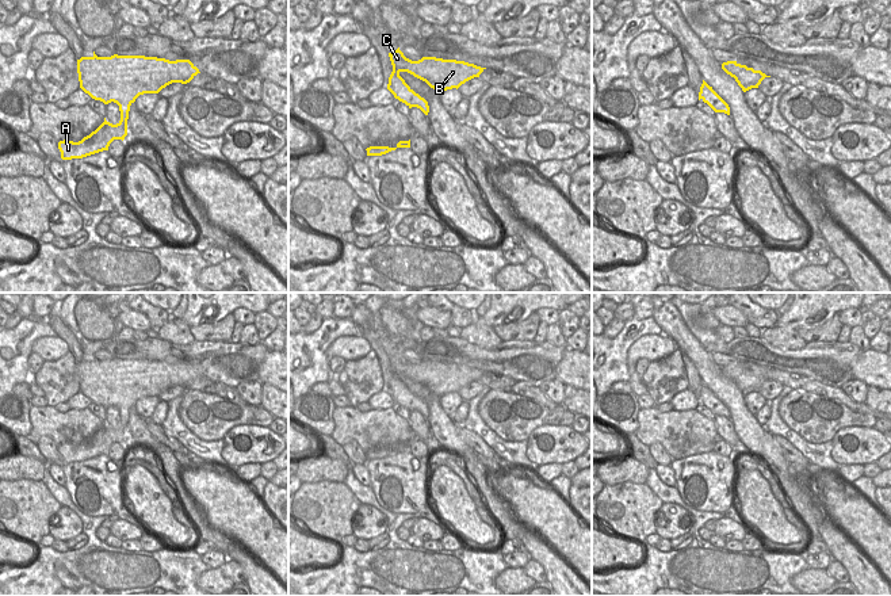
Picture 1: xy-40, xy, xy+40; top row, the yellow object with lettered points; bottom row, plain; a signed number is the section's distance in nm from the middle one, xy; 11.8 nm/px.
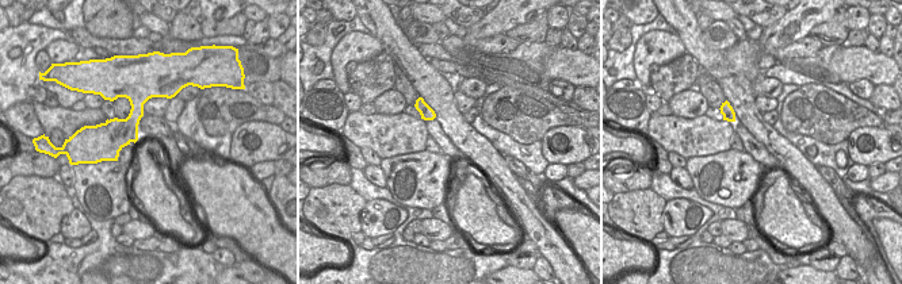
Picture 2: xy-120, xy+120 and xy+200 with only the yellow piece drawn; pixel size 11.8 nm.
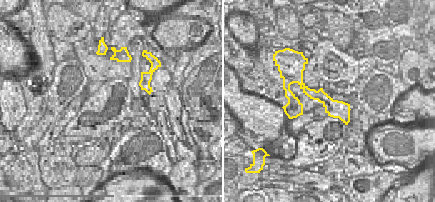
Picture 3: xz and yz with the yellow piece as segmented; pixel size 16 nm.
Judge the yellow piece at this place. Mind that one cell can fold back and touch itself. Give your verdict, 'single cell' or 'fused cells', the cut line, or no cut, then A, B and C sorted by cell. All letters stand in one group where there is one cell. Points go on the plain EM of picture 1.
single cell; cut none; groups A B C

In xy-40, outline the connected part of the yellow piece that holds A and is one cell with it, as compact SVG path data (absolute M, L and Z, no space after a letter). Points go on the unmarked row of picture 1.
M93 355L92 360L81 360L77 363L77 377L80 391L92 402L100 404L104 408L114 405L119 409L121 424L116 428L112 428L104 421L104 425L81 444L60 444L58 452L62 463L83 462L103 454L108 454L108 450L114 443L123 444L127 439L130 409L139 398L158 397L162 391L172 386L187 387L200 375L190 363L169 364L157 360L118 358L111 360L97 360Z

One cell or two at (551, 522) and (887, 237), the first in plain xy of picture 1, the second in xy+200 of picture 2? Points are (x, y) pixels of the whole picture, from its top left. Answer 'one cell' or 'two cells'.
one cell

